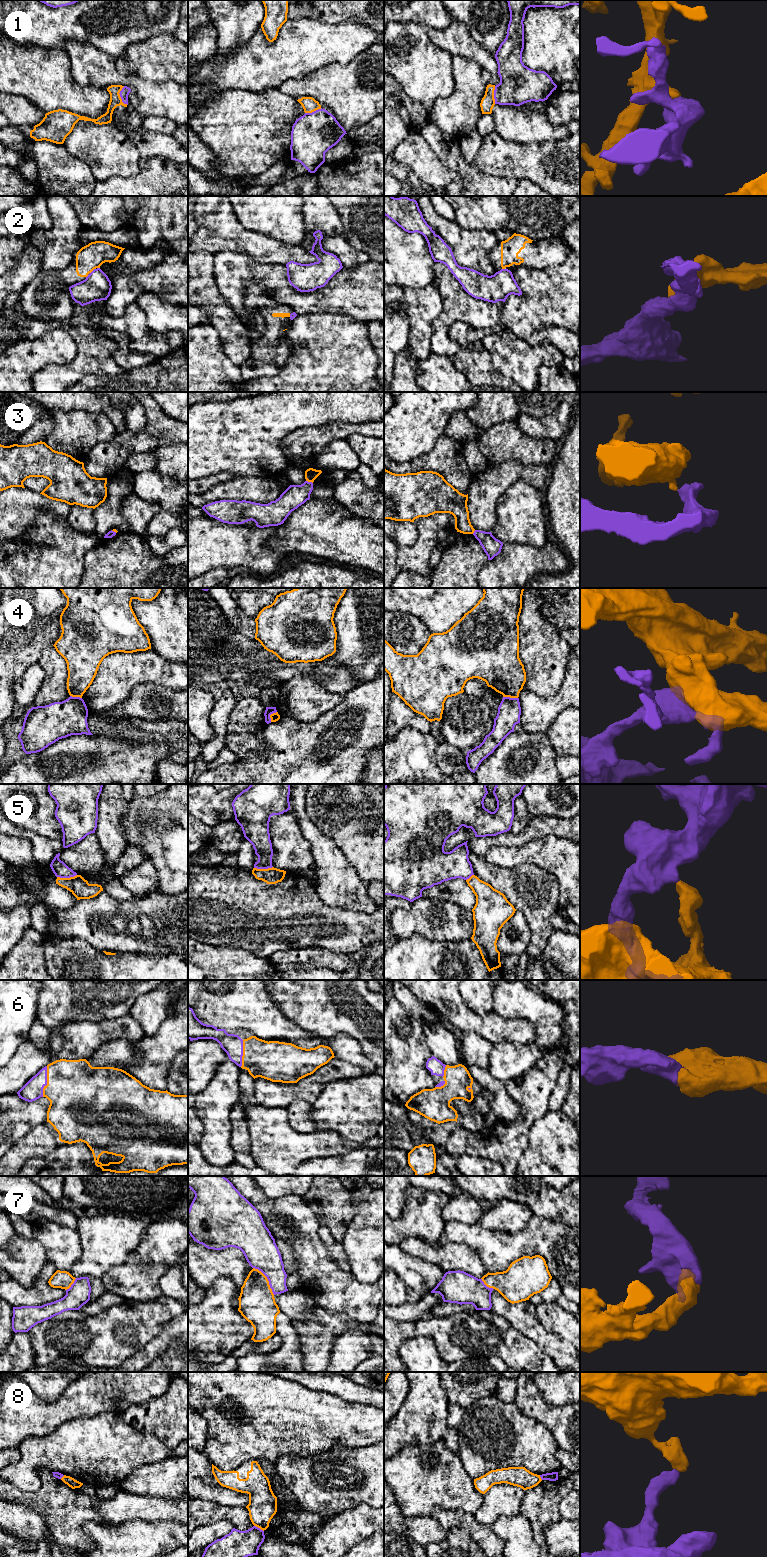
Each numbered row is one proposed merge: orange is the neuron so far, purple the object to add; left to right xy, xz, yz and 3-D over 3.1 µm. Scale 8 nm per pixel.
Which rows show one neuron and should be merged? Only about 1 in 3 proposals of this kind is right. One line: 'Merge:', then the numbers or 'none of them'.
Merge: 1, 6, 7

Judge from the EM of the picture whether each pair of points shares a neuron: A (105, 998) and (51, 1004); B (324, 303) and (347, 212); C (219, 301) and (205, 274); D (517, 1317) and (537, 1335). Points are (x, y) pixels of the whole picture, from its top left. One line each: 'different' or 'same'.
A: same
B: different
C: same
D: same

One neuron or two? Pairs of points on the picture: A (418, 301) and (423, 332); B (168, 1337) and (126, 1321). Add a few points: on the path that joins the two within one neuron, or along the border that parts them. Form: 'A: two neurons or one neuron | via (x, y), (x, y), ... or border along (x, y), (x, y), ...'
A: one neuron | via (420, 309), (420, 324)
B: two neurons | border along (175, 1317), (141, 1349)

